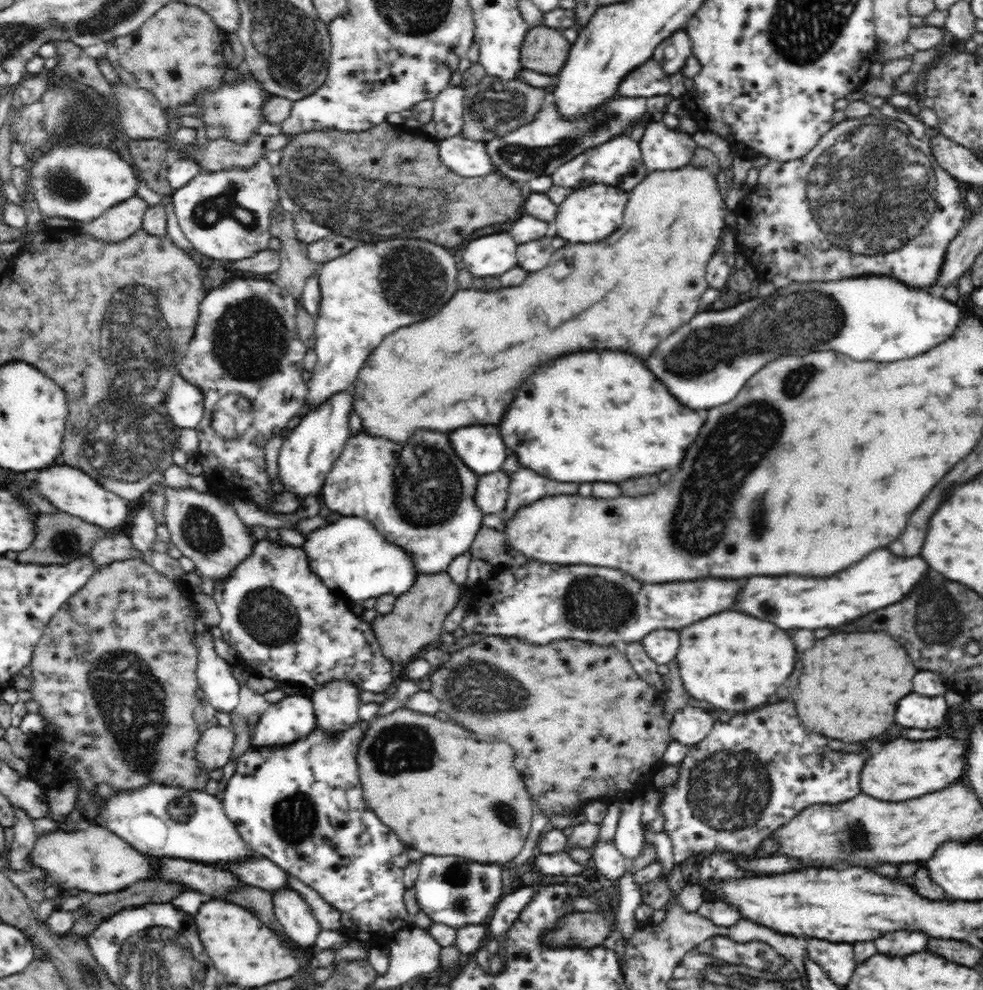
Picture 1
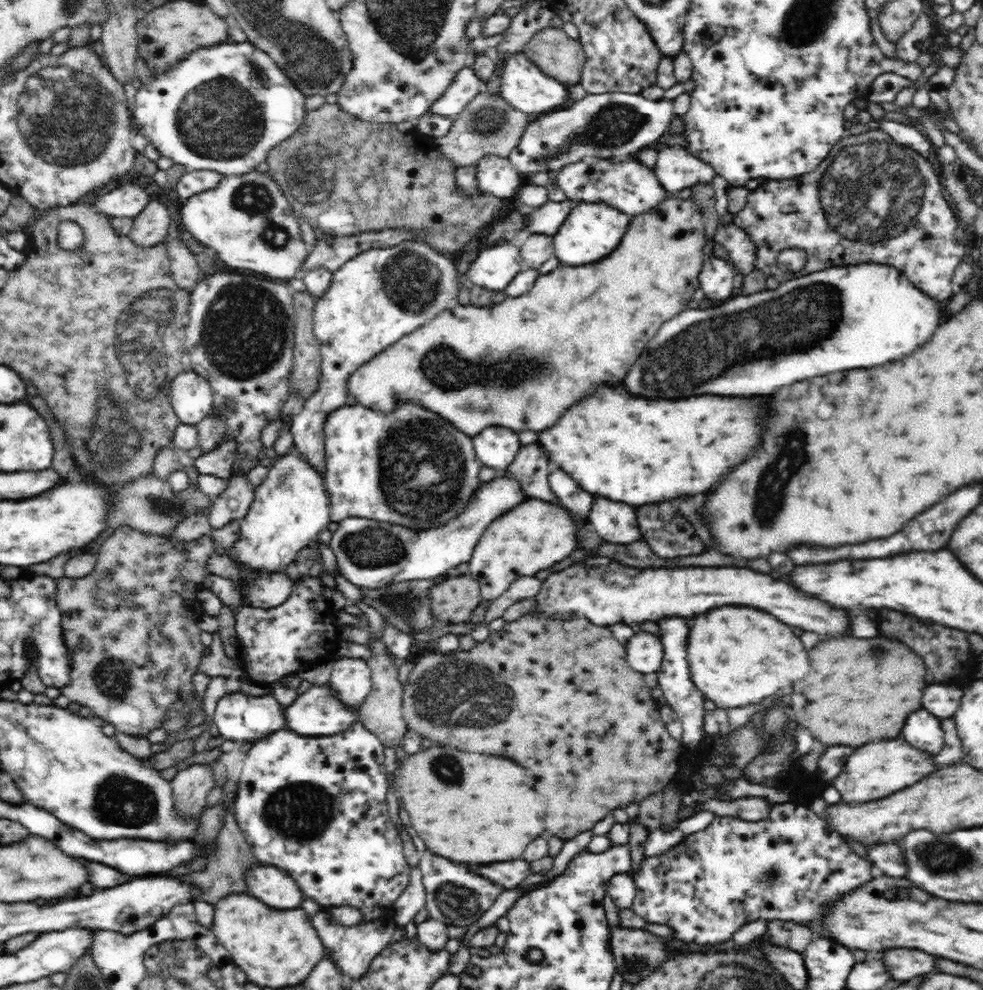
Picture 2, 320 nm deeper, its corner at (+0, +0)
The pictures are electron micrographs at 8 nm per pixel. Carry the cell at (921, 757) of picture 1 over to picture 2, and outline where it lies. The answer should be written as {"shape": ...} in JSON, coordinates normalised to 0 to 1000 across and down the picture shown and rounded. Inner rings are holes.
{"shape":[[[899,747],[899,749],[885,749],[875,754],[861,768],[859,778],[846,788],[845,792],[855,801],[856,810],[885,810],[885,808],[895,808],[899,804],[905,804],[918,796],[924,796],[950,778],[952,774],[948,770],[948,764],[944,764],[942,760],[928,756],[924,749]]]}

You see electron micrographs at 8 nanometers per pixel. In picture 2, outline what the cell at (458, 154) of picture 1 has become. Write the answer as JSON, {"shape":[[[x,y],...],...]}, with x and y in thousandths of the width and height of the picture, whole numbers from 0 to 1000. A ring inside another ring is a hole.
{"shape":[[[494,157],[483,170],[486,188],[491,196],[521,200],[533,188],[529,174],[515,160]]]}

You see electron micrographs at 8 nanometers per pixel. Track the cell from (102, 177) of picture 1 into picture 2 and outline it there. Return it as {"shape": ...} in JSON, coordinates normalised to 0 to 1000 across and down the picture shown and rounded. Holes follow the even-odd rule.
{"shape":[[[128,186],[122,188],[106,198],[100,198],[96,208],[100,215],[107,216],[113,220],[138,220],[148,208],[154,204],[151,196],[136,188],[136,186]]]}

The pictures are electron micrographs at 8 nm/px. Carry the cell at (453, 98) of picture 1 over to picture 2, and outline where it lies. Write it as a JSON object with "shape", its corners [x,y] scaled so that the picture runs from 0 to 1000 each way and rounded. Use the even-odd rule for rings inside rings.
{"shape":[[[474,67],[467,71],[454,93],[439,104],[435,114],[462,120],[490,93],[492,85],[493,83],[484,77],[481,68]]]}

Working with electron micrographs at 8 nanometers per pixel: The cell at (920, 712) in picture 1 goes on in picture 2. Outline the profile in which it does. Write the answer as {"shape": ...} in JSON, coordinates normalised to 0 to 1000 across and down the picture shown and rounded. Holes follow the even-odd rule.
{"shape":[[[934,717],[924,723],[918,743],[924,752],[932,754],[934,758],[944,758],[944,762],[954,762],[960,754],[956,727],[942,717]]]}

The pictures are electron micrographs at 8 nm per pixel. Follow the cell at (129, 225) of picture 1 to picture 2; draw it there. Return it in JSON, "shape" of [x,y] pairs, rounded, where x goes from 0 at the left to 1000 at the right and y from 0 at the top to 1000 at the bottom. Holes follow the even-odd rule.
{"shape":[[[159,202],[154,203],[138,220],[135,220],[135,229],[131,239],[139,247],[158,249],[170,241],[173,232],[173,214],[167,206]]]}

